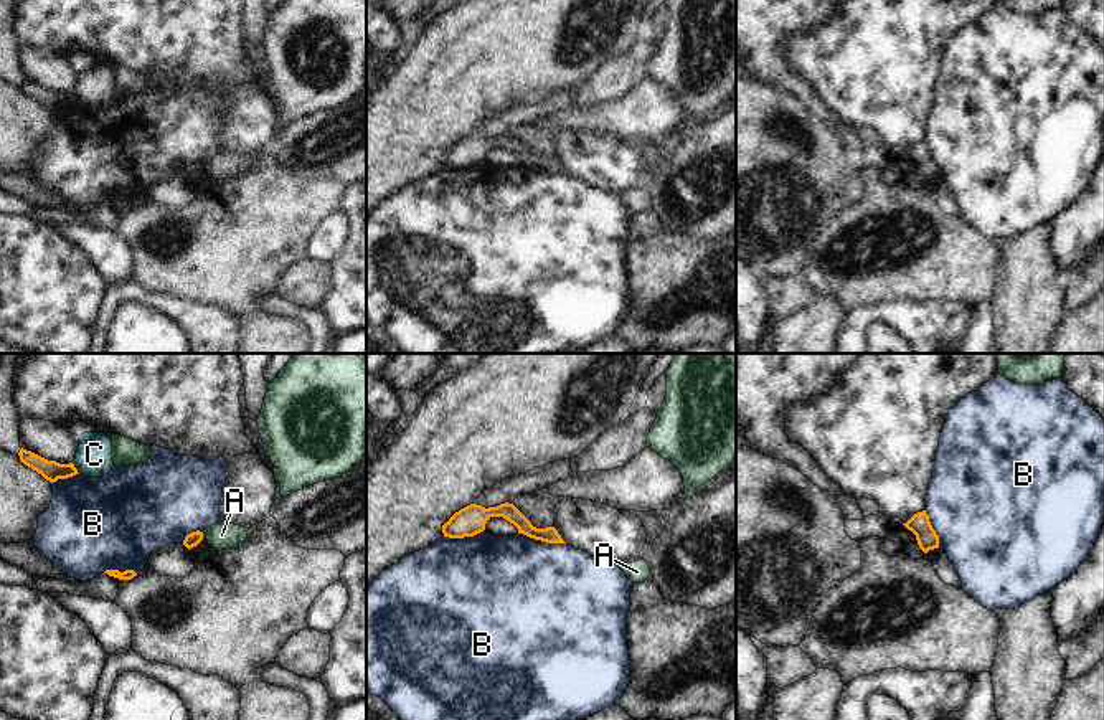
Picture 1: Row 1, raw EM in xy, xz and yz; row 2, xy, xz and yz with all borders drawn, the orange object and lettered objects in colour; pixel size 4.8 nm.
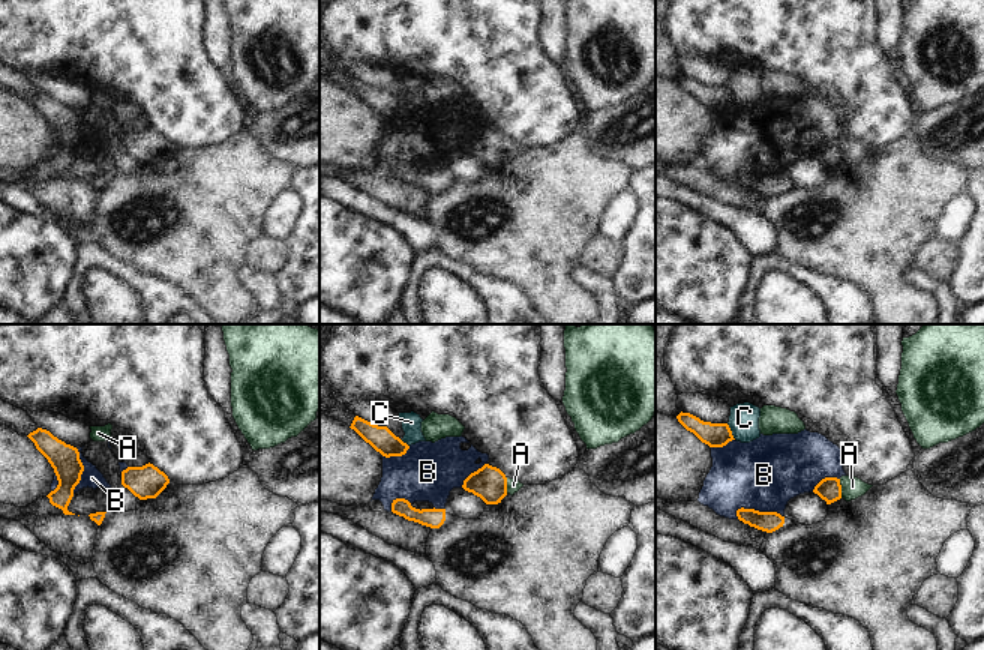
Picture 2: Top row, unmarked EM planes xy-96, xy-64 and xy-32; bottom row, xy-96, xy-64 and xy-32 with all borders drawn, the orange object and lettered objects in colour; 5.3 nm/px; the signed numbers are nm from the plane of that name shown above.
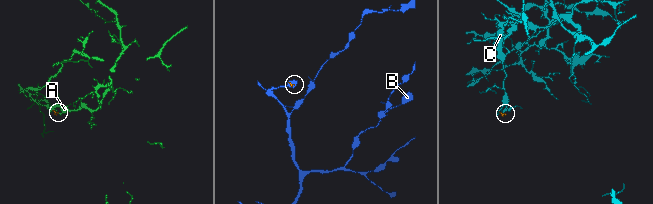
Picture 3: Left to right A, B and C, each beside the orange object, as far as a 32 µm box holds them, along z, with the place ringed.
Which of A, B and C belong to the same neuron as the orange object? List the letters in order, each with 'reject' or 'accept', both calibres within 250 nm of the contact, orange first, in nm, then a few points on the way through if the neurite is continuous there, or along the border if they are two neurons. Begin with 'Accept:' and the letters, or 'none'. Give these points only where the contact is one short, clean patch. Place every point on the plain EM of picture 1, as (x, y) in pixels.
Accept: A
A: accept; 70 nm thick on the orange side, 140 nm on the other; runs through xy (193, 169), (202, 165), (221, 165)
B: reject; 80 nm thick on the orange side, 500 nm on the other
C: reject; 100 nm thick on the orange side, 180 nm on the other; border along xy (71, 93), (80, 103)

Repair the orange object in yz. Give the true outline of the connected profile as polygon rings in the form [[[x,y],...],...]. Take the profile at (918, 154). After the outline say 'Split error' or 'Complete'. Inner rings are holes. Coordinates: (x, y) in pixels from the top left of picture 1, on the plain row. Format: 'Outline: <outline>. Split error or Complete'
Outline: [[[926,140],[914,144],[903,155],[916,165],[918,175],[924,183],[939,178],[939,165],[932,159]]]. Complete.

